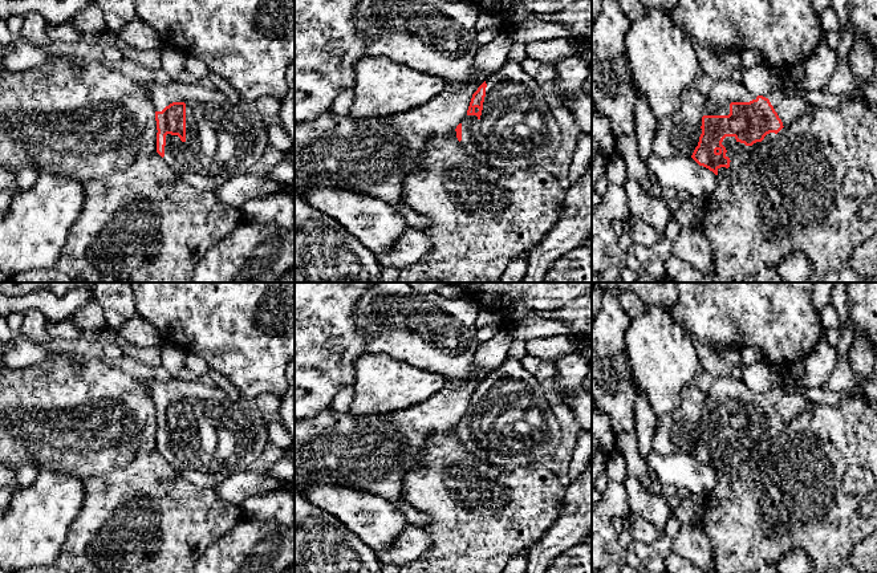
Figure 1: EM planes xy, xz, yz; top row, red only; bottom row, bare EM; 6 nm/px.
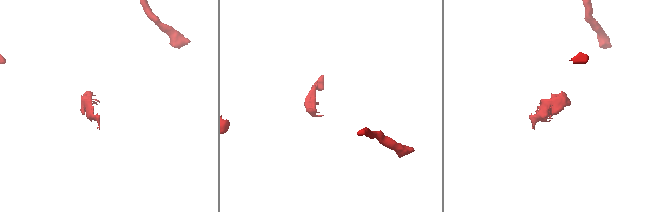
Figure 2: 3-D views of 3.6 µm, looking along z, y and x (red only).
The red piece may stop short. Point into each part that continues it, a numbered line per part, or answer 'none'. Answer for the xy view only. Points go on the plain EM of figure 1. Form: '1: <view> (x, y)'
1: xy (216, 445)

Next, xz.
1: xz (516, 426)

